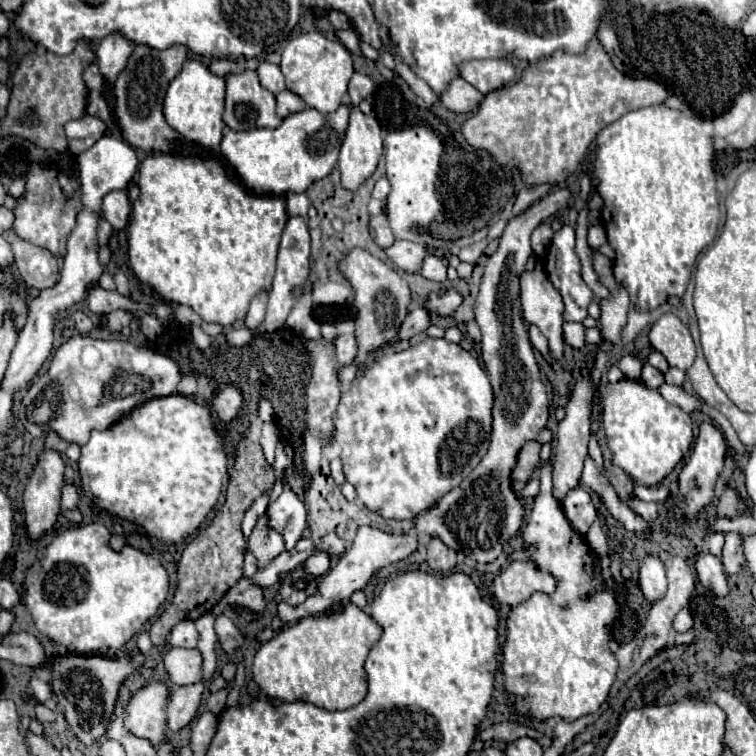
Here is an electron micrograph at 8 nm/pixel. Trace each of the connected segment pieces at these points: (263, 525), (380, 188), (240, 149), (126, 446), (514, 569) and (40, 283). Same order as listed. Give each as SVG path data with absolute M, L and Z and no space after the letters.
M261 516L249 536L249 550L255 554L259 568L269 564L273 558L277 558L285 550L285 542L281 540L281 534L269 528L267 518Z
M383 176L383 178L377 180L377 184L375 184L375 188L373 188L373 198L377 198L377 200L385 200L387 194L389 194L389 190L391 190L389 180Z
M341 104L337 112L331 114L321 114L313 108L307 108L303 112L297 112L293 116L287 116L279 128L253 128L253 130L243 130L235 132L231 128L225 128L219 154L225 158L225 162L237 172L241 178L241 184L249 188L255 194L261 196L285 196L289 192L305 192L307 186L311 186L315 180L325 178L337 164L339 150L341 150L341 140L345 136L345 128L349 122L349 106Z
M233 386L221 388L209 404L199 404L181 394L171 394L137 406L129 416L103 432L93 430L89 442L81 446L81 458L77 462L81 490L91 494L93 502L109 514L141 524L147 534L157 536L163 542L181 542L185 536L197 530L211 512L219 500L223 476L227 474L227 456L219 434L213 430L211 412L215 412L219 420L231 422L237 416L241 402L241 390Z
M509 562L491 582L491 594L507 606L517 606L527 600L533 592L551 594L555 590L555 578L541 572L531 562Z
M7 230L5 236L13 248L15 266L27 286L49 288L57 282L59 262L49 250L21 240L13 230Z

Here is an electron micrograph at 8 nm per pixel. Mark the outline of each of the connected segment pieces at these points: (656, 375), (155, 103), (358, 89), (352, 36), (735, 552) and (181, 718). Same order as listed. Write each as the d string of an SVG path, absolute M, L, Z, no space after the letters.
M643 366L641 382L645 382L645 384L651 386L651 388L659 388L661 384L665 384L665 378L663 378L663 374L661 374L657 368L653 368L653 366Z
M135 44L133 54L127 62L127 68L119 74L115 82L115 116L119 120L123 138L141 150L155 150L155 152L169 152L179 134L169 128L163 116L163 98L167 92L169 82L181 72L181 66L189 54L189 48L177 44L167 50L155 50L145 44Z
M355 72L349 80L349 98L353 106L359 106L361 100L365 100L369 94L373 92L373 82L369 80L369 76Z
M351 28L339 30L339 32L335 32L335 36L341 40L341 44L343 44L347 50L351 50L351 54L363 56L363 52L361 52L361 48L359 48L359 36L357 36Z
M727 532L725 534L725 546L723 546L723 570L727 574L737 574L739 568L743 566L745 558L743 558L743 540L739 534L735 532Z
M201 678L197 684L179 686L172 692L171 704L167 706L169 730L181 730L197 716L201 708L203 692L205 692L205 678Z

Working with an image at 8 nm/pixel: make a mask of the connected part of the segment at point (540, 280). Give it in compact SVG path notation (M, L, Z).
M543 270L523 272L519 276L521 314L535 324L549 340L555 358L563 356L563 300Z

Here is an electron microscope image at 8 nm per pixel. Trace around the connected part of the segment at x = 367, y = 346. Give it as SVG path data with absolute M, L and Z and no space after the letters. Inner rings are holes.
M353 248L339 264L339 270L351 280L355 288L355 306L357 306L357 318L355 318L355 340L357 340L357 356L355 362L363 364L367 356L379 348L389 346L397 334L399 328L409 312L411 304L411 290L407 282L385 262L371 256L367 250Z

